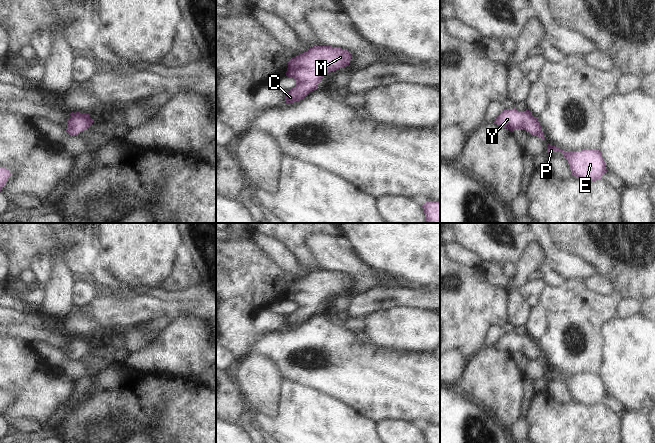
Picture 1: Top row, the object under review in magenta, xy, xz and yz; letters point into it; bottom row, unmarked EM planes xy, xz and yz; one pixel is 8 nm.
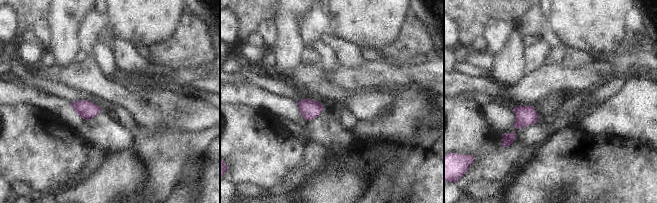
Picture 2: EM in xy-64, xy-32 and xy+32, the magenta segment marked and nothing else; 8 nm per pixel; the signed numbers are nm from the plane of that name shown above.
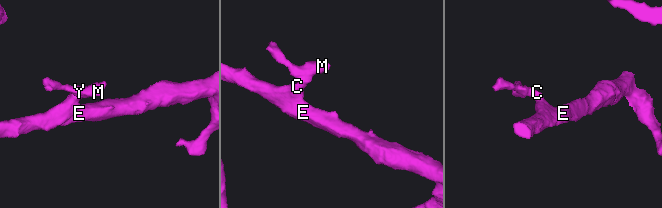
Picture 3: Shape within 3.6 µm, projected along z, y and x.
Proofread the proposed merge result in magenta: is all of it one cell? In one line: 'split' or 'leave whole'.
leave whole

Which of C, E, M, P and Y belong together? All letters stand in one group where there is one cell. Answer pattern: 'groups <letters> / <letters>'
groups C E M P Y

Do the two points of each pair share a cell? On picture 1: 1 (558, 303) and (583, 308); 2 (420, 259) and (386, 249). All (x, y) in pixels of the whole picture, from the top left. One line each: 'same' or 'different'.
1: same
2: same

